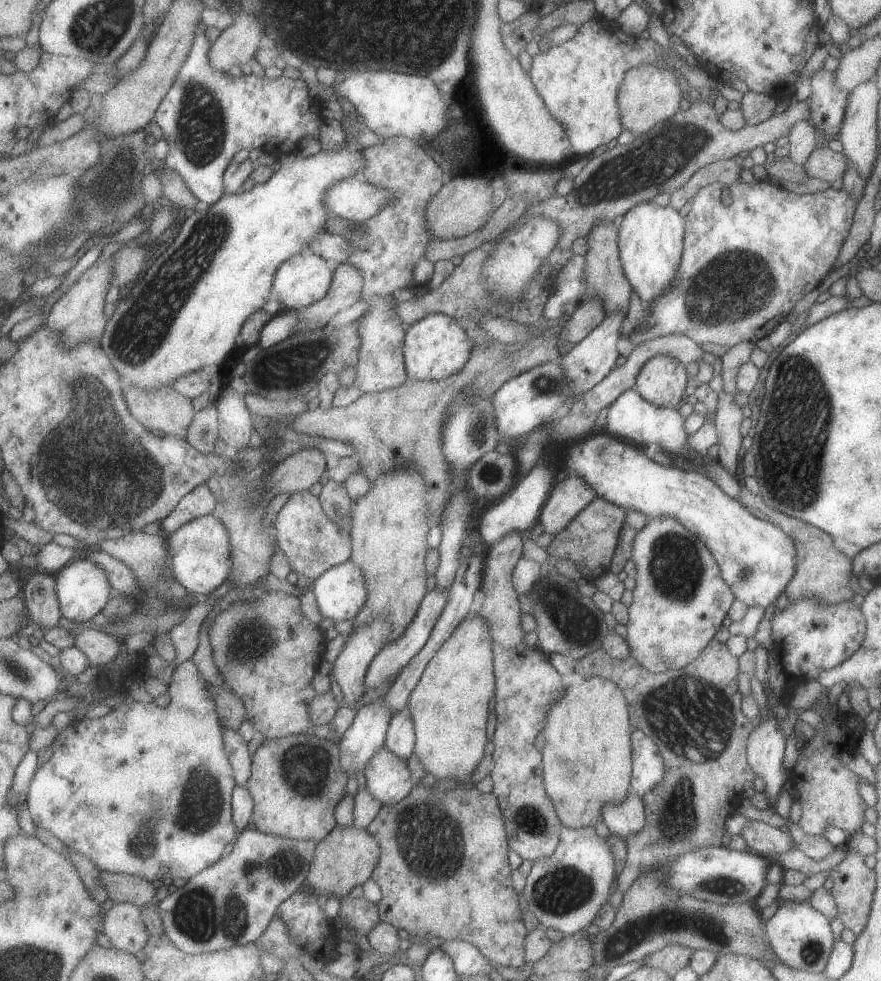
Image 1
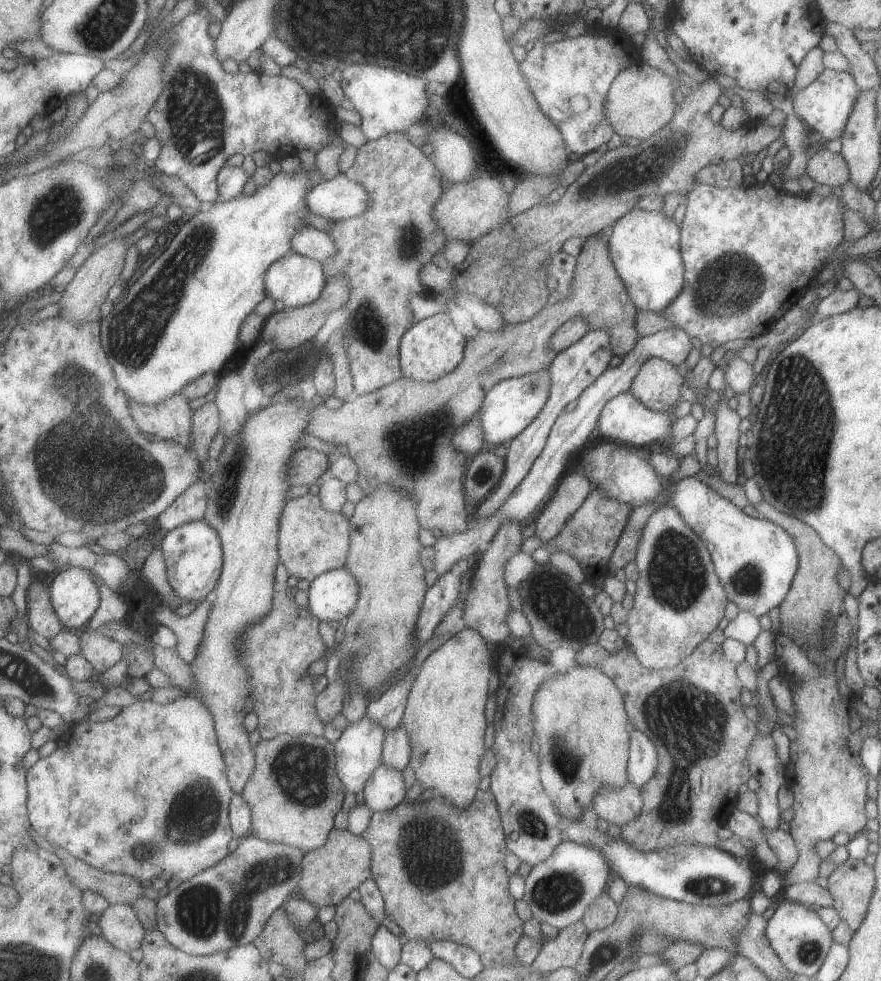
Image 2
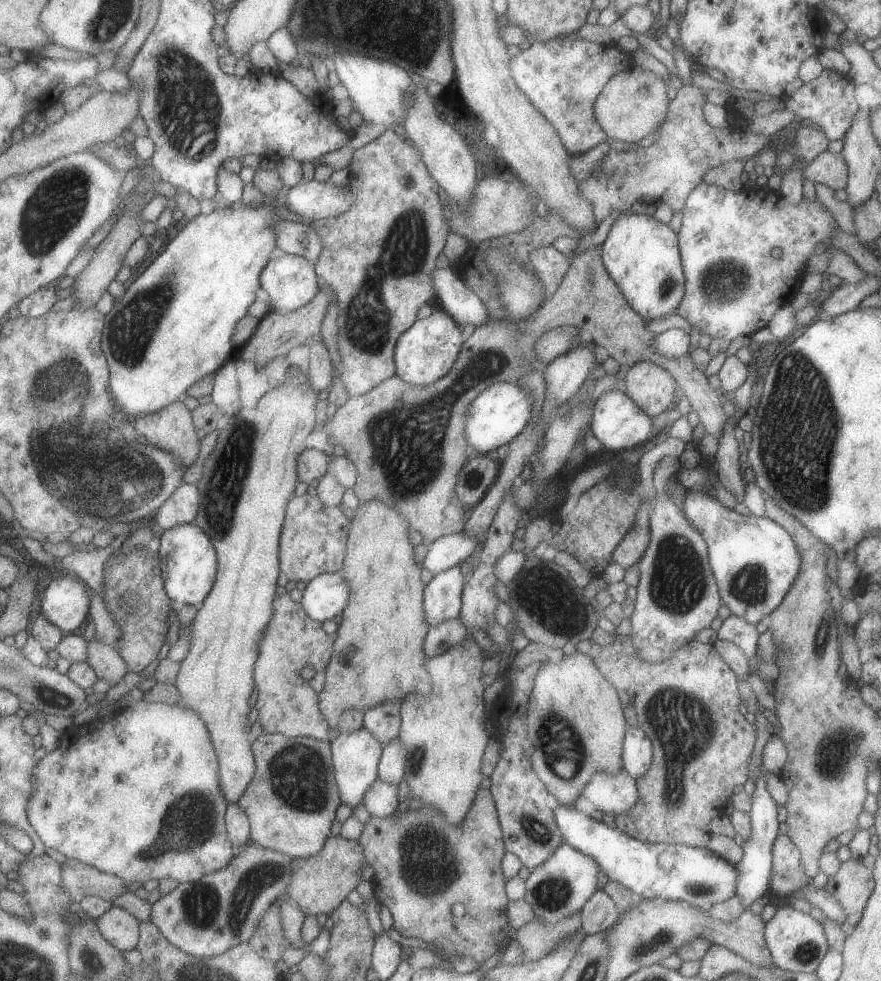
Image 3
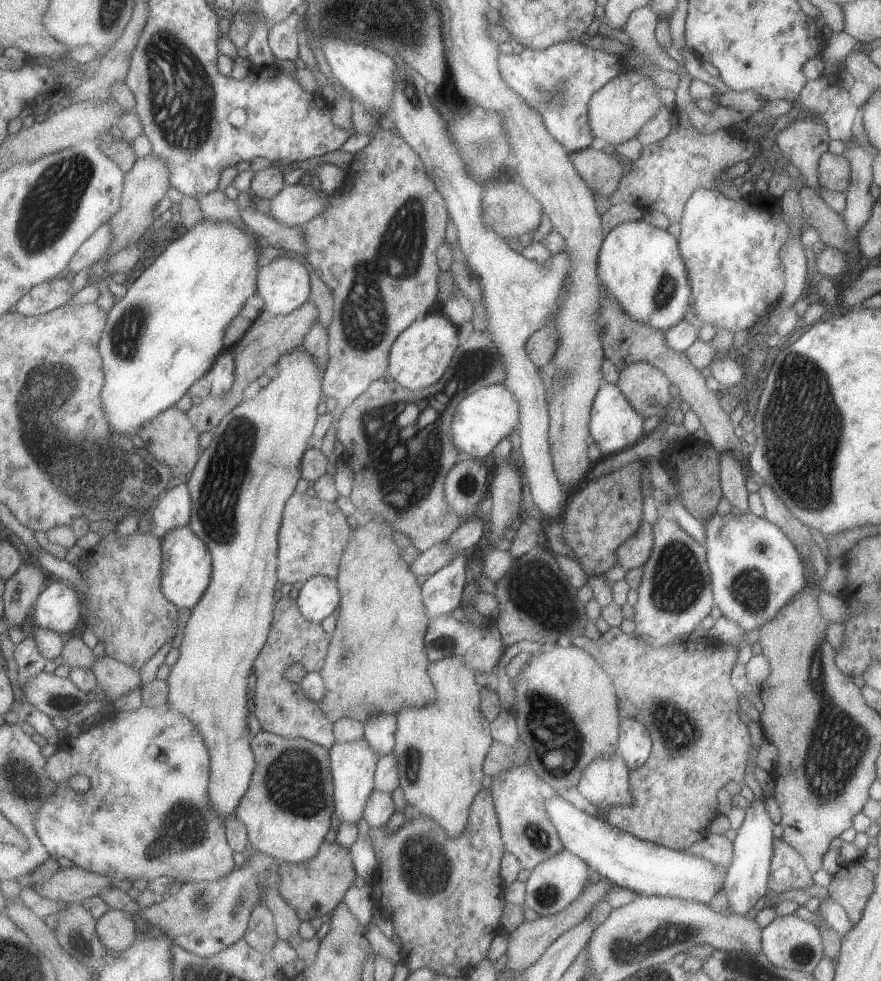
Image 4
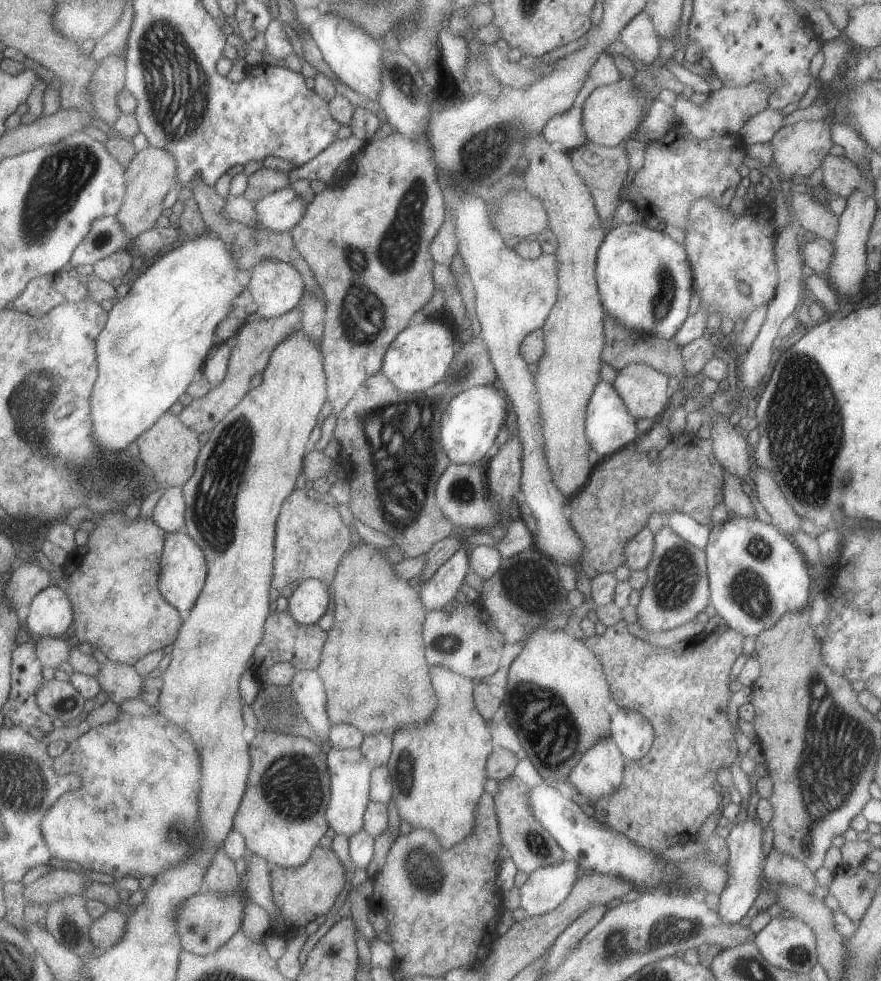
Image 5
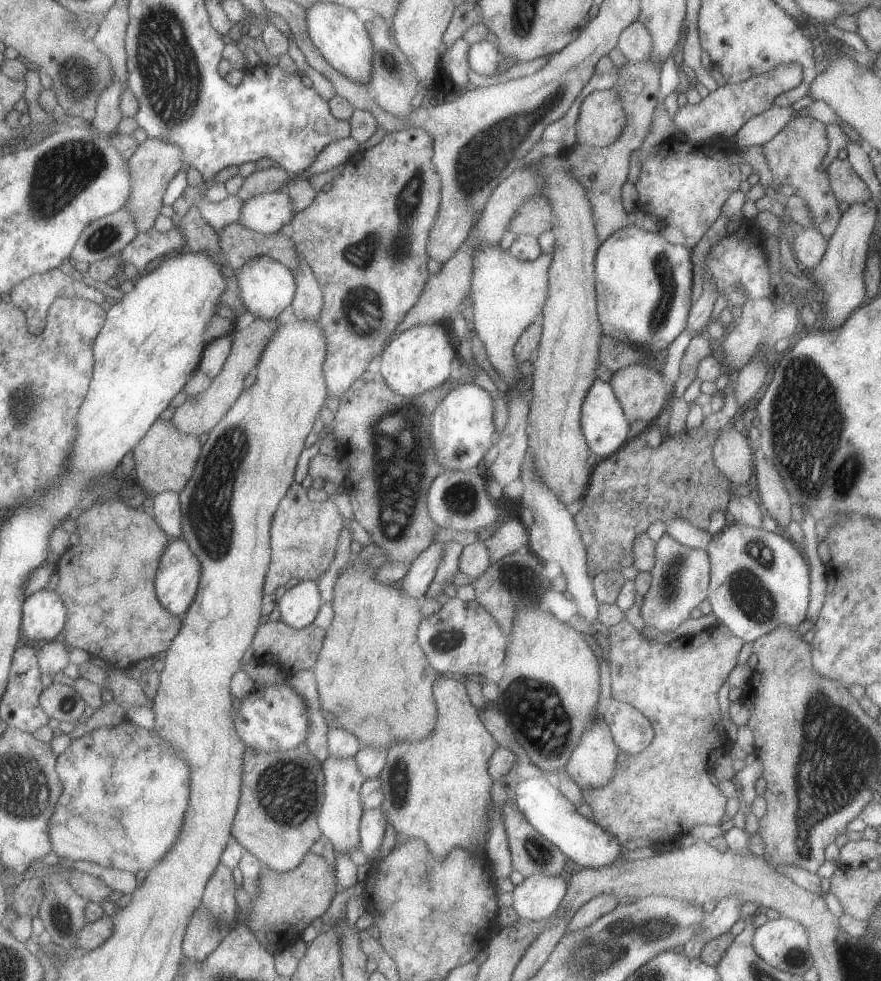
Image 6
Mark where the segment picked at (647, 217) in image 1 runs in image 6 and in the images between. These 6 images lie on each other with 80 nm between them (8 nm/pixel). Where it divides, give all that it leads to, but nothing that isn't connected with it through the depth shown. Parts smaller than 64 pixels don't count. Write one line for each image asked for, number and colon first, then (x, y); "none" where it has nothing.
2: (644, 246)
3: (640, 254)
4: (639, 265)
5: (644, 280)
6: (643, 283)

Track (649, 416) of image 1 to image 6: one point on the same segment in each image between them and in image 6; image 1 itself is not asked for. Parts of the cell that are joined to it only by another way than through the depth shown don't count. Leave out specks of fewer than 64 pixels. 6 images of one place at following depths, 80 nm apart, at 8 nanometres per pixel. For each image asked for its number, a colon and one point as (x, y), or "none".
2: (624, 420)
3: (617, 422)
4: (614, 425)
5: (609, 427)
6: (604, 426)

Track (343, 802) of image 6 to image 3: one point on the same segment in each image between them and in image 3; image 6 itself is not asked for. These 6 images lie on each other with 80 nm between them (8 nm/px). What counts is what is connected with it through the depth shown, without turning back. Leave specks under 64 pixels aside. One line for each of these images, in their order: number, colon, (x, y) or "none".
3: (357, 755)
4: (354, 763)
5: (351, 773)

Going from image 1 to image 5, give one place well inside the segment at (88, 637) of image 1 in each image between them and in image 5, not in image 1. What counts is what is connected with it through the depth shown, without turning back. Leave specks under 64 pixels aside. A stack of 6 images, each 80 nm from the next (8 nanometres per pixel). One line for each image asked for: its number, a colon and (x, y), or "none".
2: (104, 652)
3: (106, 659)
4: (115, 678)
5: (120, 682)

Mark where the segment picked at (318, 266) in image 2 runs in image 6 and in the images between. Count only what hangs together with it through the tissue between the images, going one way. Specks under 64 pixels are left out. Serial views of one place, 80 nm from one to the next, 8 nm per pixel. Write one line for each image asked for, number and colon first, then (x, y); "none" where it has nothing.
3: (292, 281)
4: (285, 284)
5: (277, 287)
6: (268, 287)

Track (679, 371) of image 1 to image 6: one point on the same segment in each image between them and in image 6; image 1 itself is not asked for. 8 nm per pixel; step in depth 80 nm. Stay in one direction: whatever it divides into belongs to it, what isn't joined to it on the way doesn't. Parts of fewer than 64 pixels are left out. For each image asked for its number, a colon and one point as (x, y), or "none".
2: (658, 383)
3: (651, 388)
4: (646, 388)
5: (644, 391)
6: (642, 392)

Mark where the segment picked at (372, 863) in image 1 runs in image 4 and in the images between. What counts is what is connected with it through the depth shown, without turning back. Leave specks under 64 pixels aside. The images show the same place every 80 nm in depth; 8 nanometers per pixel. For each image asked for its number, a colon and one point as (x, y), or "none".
2: (331, 873)
3: (321, 883)
4: (315, 887)

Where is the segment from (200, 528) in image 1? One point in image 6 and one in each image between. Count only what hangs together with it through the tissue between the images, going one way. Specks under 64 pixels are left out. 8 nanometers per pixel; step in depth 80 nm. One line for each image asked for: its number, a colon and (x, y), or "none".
2: (194, 553)
3: (189, 559)
4: (188, 568)
5: (184, 573)
6: (178, 581)

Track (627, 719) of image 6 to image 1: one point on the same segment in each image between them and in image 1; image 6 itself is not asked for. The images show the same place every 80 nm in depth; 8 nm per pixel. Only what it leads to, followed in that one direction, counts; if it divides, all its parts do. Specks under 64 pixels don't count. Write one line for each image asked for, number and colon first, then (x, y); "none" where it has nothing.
1: (647, 767)
2: (642, 759)
3: (636, 755)
4: (634, 743)
5: (631, 733)

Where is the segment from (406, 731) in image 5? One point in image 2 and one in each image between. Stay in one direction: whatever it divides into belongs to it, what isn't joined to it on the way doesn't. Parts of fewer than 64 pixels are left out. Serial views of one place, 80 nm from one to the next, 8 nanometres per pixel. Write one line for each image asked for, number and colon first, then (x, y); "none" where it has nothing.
2: (445, 715)
3: (444, 730)
4: (441, 747)

